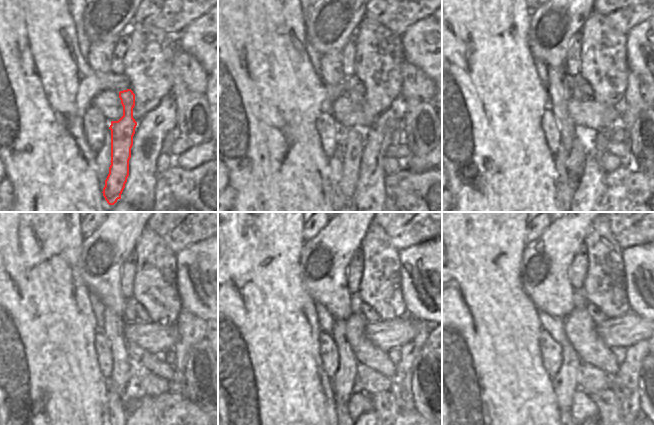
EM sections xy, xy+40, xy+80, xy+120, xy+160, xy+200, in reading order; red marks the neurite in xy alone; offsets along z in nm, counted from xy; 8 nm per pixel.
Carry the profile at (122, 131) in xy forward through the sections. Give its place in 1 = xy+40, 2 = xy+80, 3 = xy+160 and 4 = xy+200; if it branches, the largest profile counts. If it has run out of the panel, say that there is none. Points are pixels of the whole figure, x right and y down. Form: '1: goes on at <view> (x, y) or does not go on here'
1: goes on at xy+40 (350, 139)
2: goes on at xy+80 (576, 159)
3: goes on at xy+160 (356, 301)
4: goes on at xy+200 (580, 299)

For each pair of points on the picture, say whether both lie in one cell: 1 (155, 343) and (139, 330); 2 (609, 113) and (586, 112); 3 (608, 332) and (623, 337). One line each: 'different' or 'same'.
1: same
2: same
3: same

